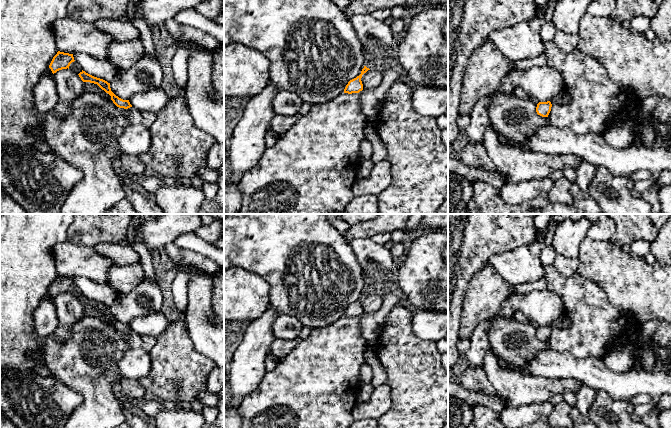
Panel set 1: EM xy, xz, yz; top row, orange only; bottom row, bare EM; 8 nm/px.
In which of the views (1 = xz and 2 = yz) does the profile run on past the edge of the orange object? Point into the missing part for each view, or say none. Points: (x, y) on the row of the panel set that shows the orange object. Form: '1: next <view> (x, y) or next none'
1: next none
2: next none

